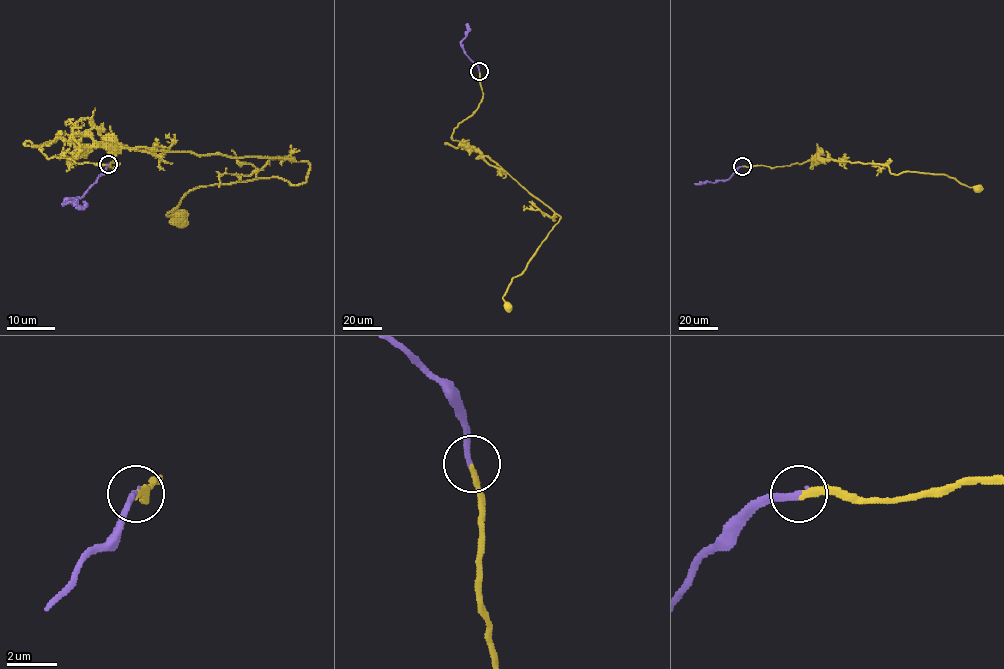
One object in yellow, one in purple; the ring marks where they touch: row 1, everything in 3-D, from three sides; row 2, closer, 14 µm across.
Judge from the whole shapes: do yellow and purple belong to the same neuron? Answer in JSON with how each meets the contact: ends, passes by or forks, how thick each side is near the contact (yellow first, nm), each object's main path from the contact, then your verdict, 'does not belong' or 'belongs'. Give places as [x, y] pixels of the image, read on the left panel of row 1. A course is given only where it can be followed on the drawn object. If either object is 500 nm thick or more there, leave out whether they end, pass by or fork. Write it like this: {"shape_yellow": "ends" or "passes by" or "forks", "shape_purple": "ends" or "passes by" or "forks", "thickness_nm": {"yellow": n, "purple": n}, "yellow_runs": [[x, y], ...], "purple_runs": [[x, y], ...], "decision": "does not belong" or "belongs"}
{"shape_yellow": "ends", "shape_purple": "ends", "thickness_nm": {"yellow": 240, "purple": 240}, "yellow_runs": [[108, 165], [42, 147], [309, 164], [297, 184], [195, 187], [176, 220]], "purple_runs": [[108, 164], [80, 197], [70, 199], [64, 205], [74, 202], [78, 206]], "decision": "belongs"}

